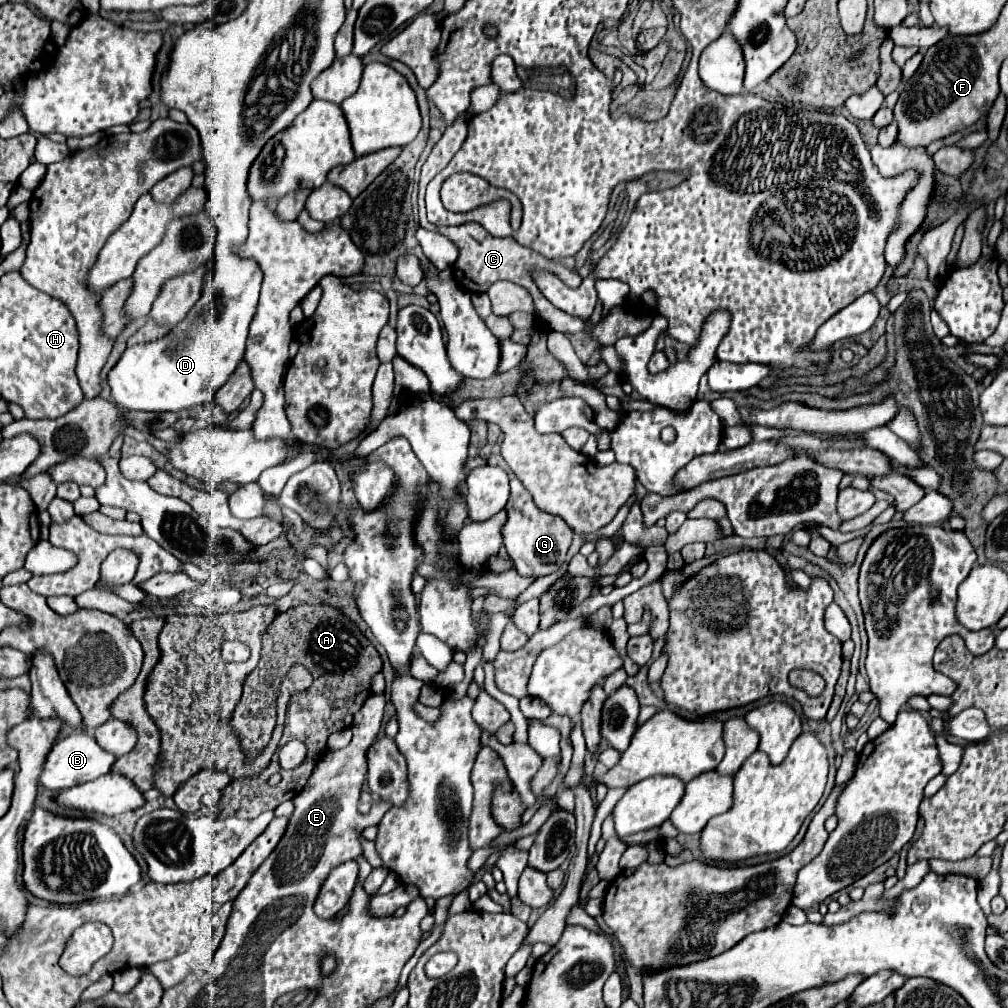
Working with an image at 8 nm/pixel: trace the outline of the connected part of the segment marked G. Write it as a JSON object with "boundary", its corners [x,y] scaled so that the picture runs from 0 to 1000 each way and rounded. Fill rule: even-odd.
{"boundary":[[[513,474],[507,476],[507,492],[501,506],[503,506],[503,518],[497,524],[497,532],[501,548],[511,558],[513,567],[517,571],[533,571],[533,573],[551,567],[559,560],[561,550],[568,538],[566,524],[555,512],[547,512],[535,506],[529,498],[527,488]]]}

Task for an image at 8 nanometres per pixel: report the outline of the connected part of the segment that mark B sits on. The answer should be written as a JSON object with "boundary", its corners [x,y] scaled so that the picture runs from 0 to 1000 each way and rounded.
{"boundary":[[[72,726],[70,730],[55,736],[55,740],[51,742],[51,746],[45,754],[45,762],[41,766],[39,776],[49,784],[64,784],[64,782],[94,774],[102,768],[108,768],[114,754],[116,754],[116,750],[112,750],[110,746],[104,746],[92,730],[82,728],[82,726]]]}

